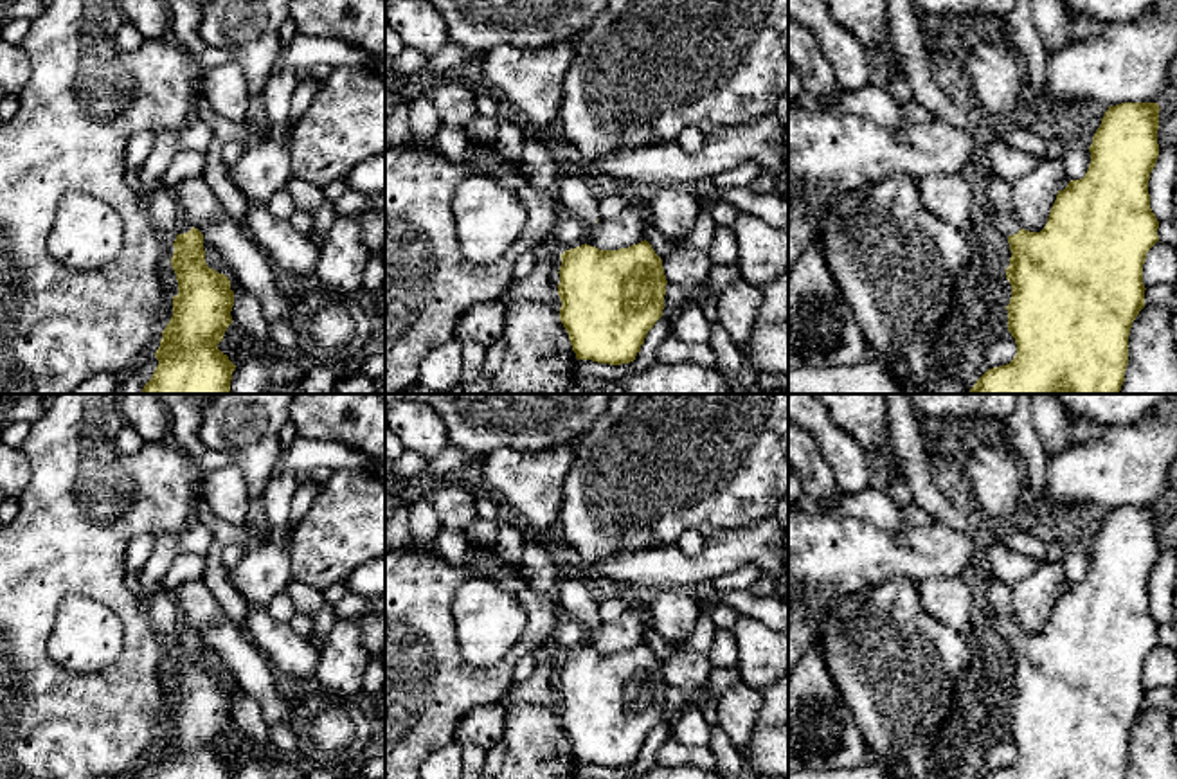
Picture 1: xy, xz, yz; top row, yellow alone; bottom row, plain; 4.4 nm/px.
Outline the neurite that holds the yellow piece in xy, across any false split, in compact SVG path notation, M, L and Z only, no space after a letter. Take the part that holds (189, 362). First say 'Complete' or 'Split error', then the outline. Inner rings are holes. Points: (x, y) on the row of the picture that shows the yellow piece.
Split error. M184 219L173 246L178 293L155 353L158 365L140 394L229 394L236 365L218 344L232 324L230 281L207 266L203 234Z

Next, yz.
Split error. M1121 103L1109 106L1092 137L1091 164L1083 178L1071 180L1058 191L1046 227L1024 230L1013 214L984 203L992 228L1008 237L1011 257L1006 279L1011 284L1008 331L1015 338L1015 358L988 369L970 394L1118 394L1128 365L1128 335L1132 322L1145 308L1143 264L1148 250L1159 241L1159 221L1150 209L1148 180L1159 157L1157 103Z

